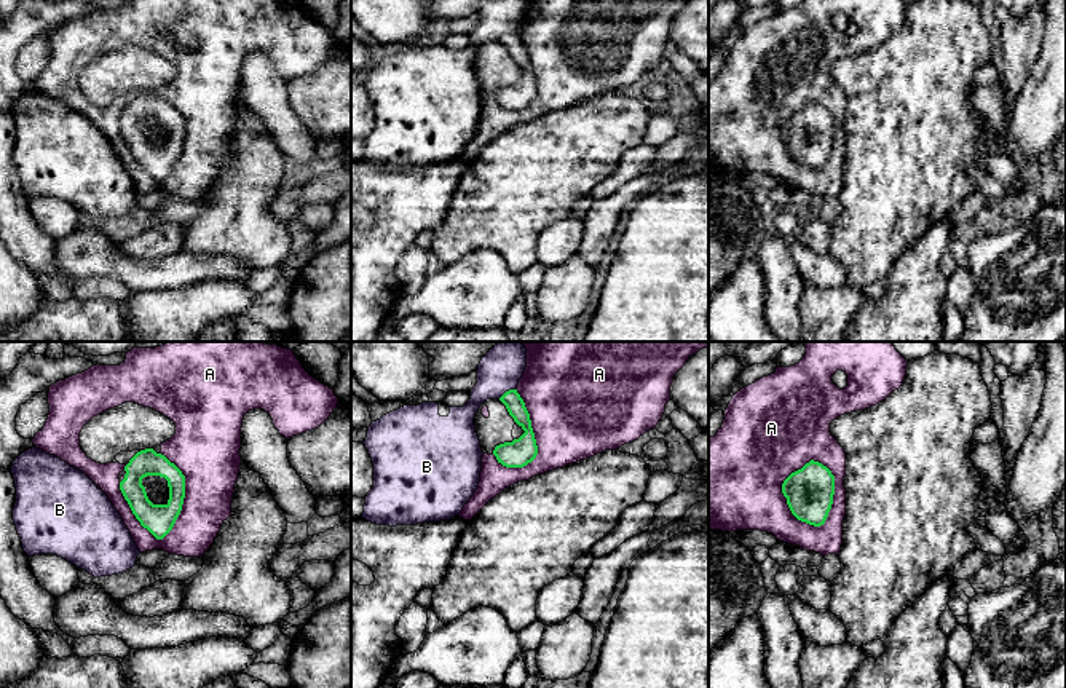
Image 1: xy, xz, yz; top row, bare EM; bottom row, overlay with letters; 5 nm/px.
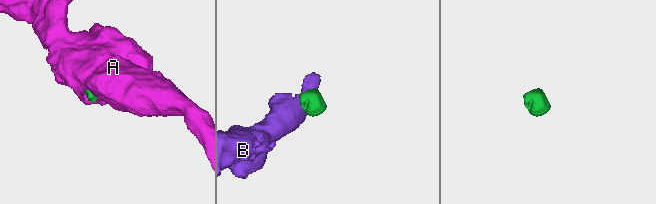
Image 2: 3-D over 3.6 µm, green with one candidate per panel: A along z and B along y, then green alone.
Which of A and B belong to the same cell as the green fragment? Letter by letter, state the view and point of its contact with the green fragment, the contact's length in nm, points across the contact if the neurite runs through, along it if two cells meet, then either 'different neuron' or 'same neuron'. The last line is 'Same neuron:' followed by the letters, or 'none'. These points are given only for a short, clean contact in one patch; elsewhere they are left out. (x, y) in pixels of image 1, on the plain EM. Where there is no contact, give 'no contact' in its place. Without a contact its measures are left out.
A: yz (833, 133) | 360 nm | different neuron
B: xz (506, 34) | 110 nm | same neuron
Same neuron: B

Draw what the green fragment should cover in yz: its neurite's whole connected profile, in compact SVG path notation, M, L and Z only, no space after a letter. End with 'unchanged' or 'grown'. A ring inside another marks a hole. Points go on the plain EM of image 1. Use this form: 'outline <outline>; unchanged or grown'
outline M811 102L784 123L782 136L798 163L820 169L833 147L835 118L822 105Z; unchanged

